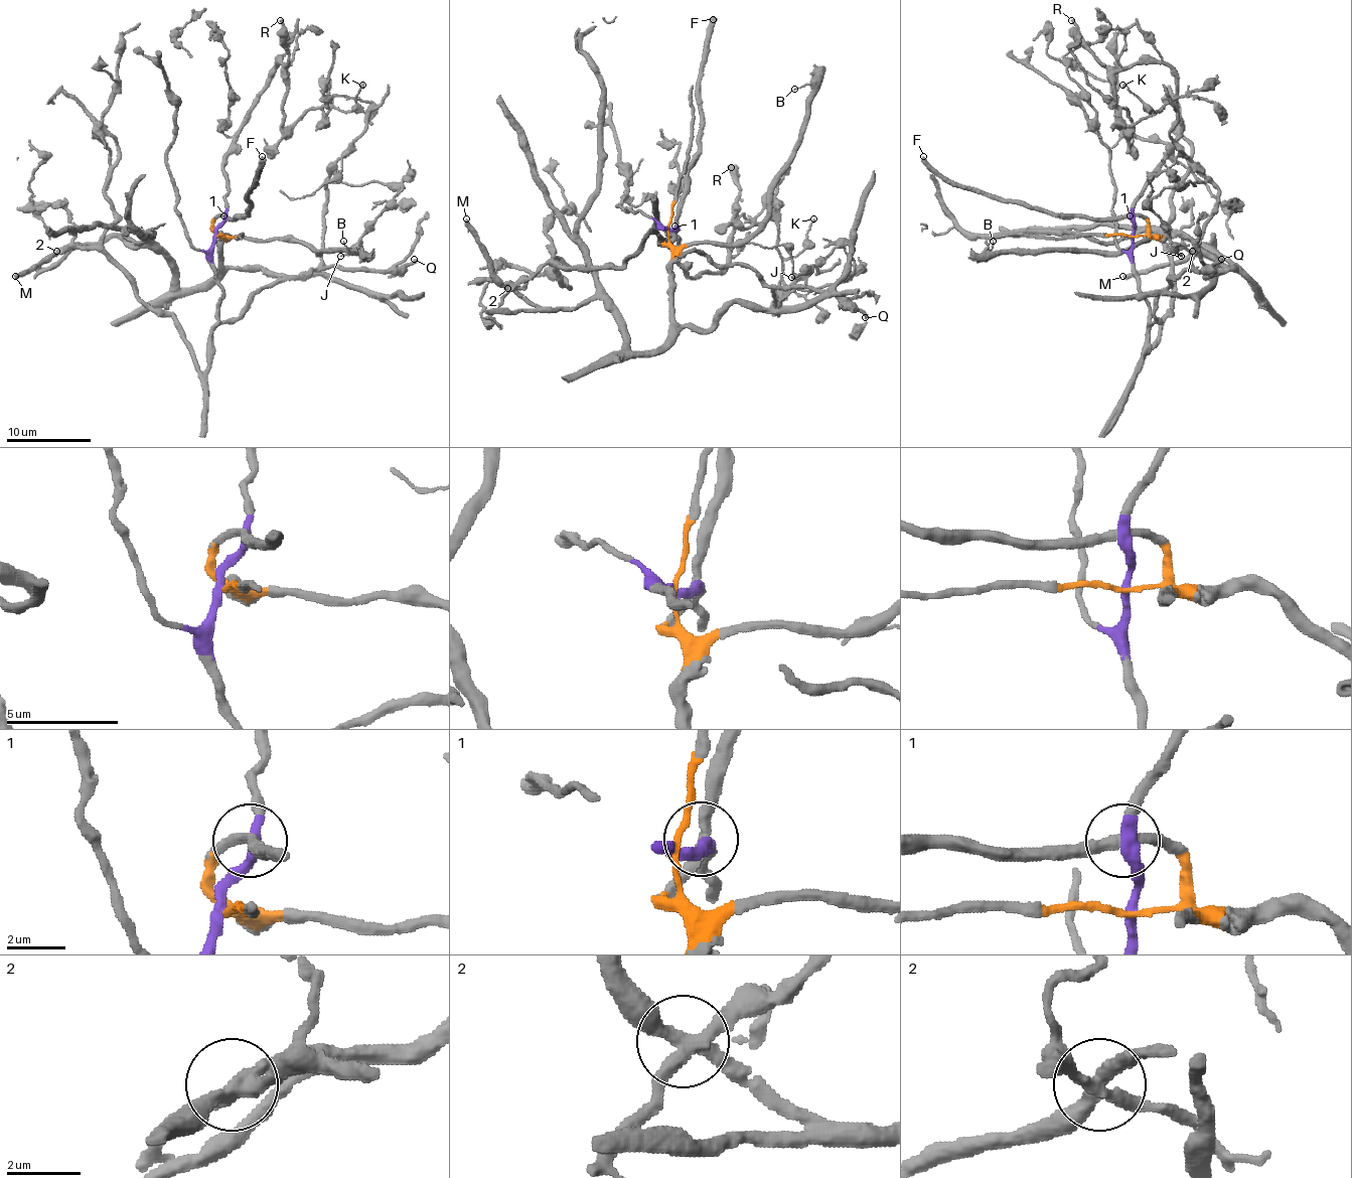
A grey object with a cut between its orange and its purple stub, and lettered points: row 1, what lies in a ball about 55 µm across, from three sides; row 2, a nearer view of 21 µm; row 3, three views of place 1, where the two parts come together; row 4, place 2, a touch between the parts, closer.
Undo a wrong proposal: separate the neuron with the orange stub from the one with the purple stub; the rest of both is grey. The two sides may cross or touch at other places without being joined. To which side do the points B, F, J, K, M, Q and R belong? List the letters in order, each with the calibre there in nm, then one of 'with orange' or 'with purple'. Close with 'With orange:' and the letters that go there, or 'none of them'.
B: 120 nm | with orange
F: 440 nm | with orange
J: 110 nm | with purple
K: 180 nm | with purple
M: 380 nm | with orange
Q: 320 nm | with purple
R: 240 nm | with purple
With orange: B, F, M

